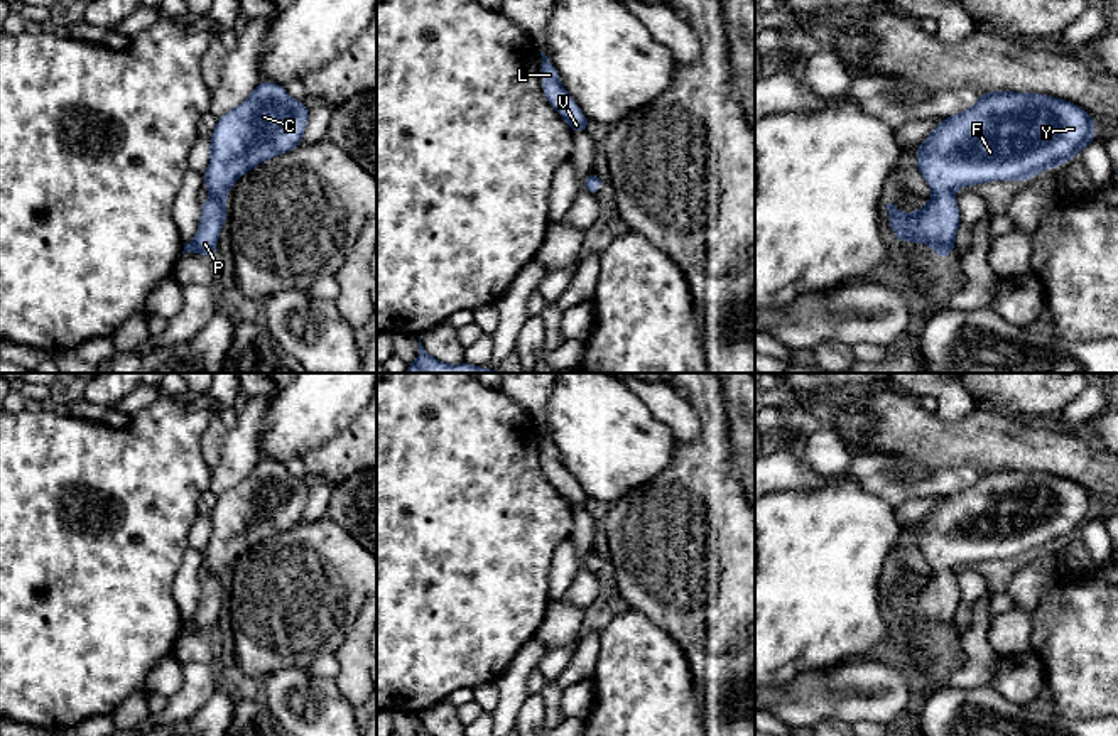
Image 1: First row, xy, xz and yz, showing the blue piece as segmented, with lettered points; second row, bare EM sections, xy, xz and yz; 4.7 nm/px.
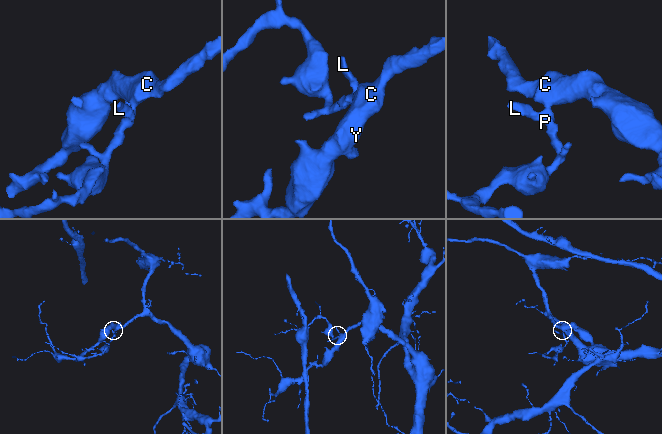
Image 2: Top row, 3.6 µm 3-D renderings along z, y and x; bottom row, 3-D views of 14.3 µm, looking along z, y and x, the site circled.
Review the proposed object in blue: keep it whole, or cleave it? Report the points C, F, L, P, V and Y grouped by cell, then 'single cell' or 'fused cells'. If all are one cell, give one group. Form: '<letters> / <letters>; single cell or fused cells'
C F L P V Y; single cell

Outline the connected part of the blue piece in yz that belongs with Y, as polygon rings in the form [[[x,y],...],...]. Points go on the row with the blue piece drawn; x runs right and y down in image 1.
[[[981,91],[974,106],[944,116],[917,145],[917,172],[927,181],[932,199],[914,213],[887,204],[888,223],[897,241],[925,243],[944,262],[954,252],[961,213],[954,191],[995,181],[1025,182],[1056,169],[1094,143],[1096,122],[1079,105],[1040,93]]]

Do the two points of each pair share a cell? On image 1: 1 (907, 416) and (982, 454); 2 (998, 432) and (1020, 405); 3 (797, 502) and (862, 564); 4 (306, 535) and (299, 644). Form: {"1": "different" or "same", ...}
{"1": "same", "2": "different", "3": "same", "4": "same"}

